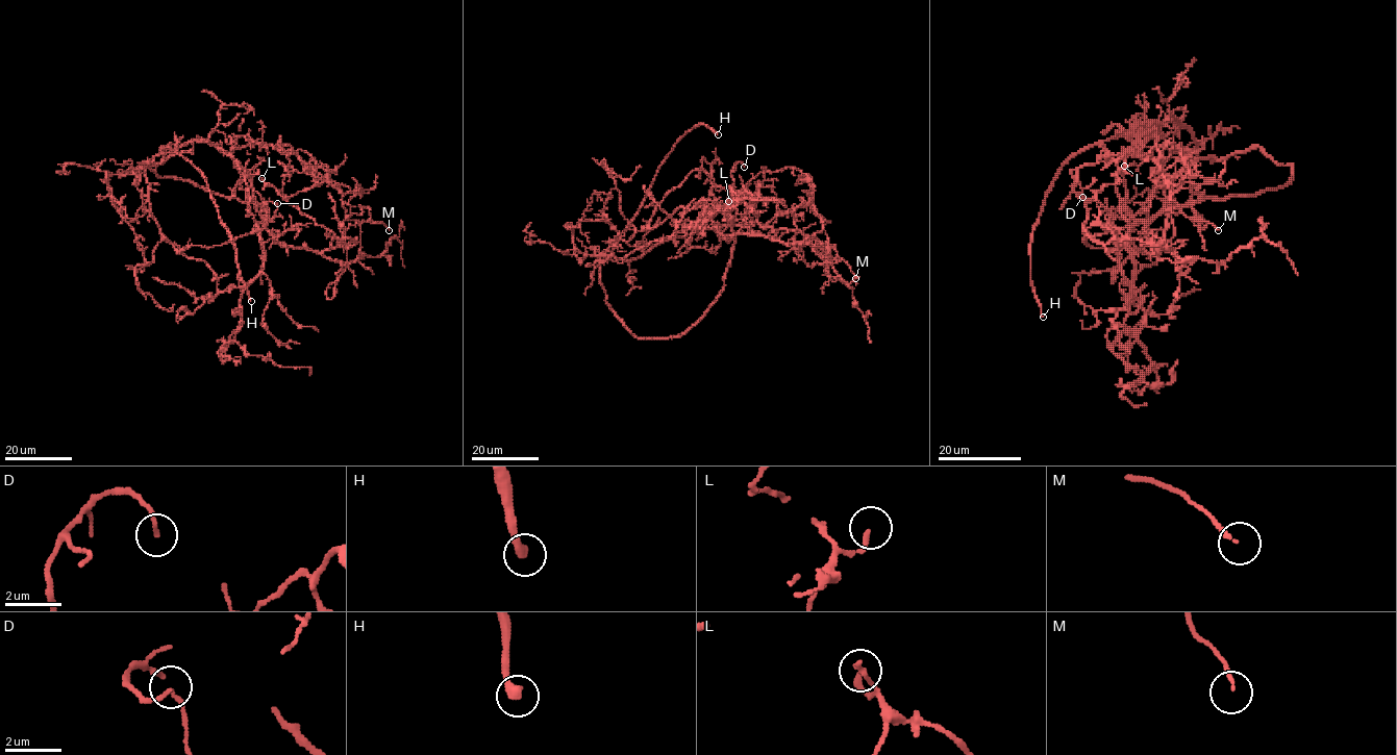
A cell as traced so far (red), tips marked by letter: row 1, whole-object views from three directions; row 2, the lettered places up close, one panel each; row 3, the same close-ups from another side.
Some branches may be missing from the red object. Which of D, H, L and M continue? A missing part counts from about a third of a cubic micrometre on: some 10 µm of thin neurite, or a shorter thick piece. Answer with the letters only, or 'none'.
H

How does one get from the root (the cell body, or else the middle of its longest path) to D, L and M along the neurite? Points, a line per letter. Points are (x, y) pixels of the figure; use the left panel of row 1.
D: (133, 172), (145, 167), (150, 214), (177, 250), (262, 229), (265, 205), (277, 203)
L: (133, 172), (207, 141), (247, 173), (278, 242), (315, 252), (356, 243), (262, 178)
M: (133, 172), (190, 142), (207, 141), (227, 153), (270, 144), (329, 181), (342, 194), (347, 219), (389, 230)

